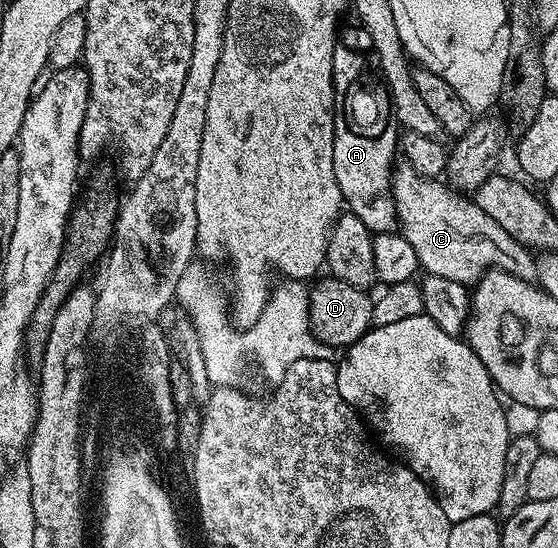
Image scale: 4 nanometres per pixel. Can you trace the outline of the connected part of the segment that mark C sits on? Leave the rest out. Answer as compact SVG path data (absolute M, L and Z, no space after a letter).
M400 159L391 174L391 197L395 200L398 231L409 242L409 246L413 246L413 254L417 254L419 267L426 275L449 278L449 282L461 282L471 286L485 273L495 269L513 274L522 280L535 280L536 259L532 253L522 244L518 244L505 230L501 230L501 226L497 226L497 222L493 222L493 218L485 214L485 210L475 205L474 199L459 195L442 179L417 174L417 170L413 170L407 160Z

